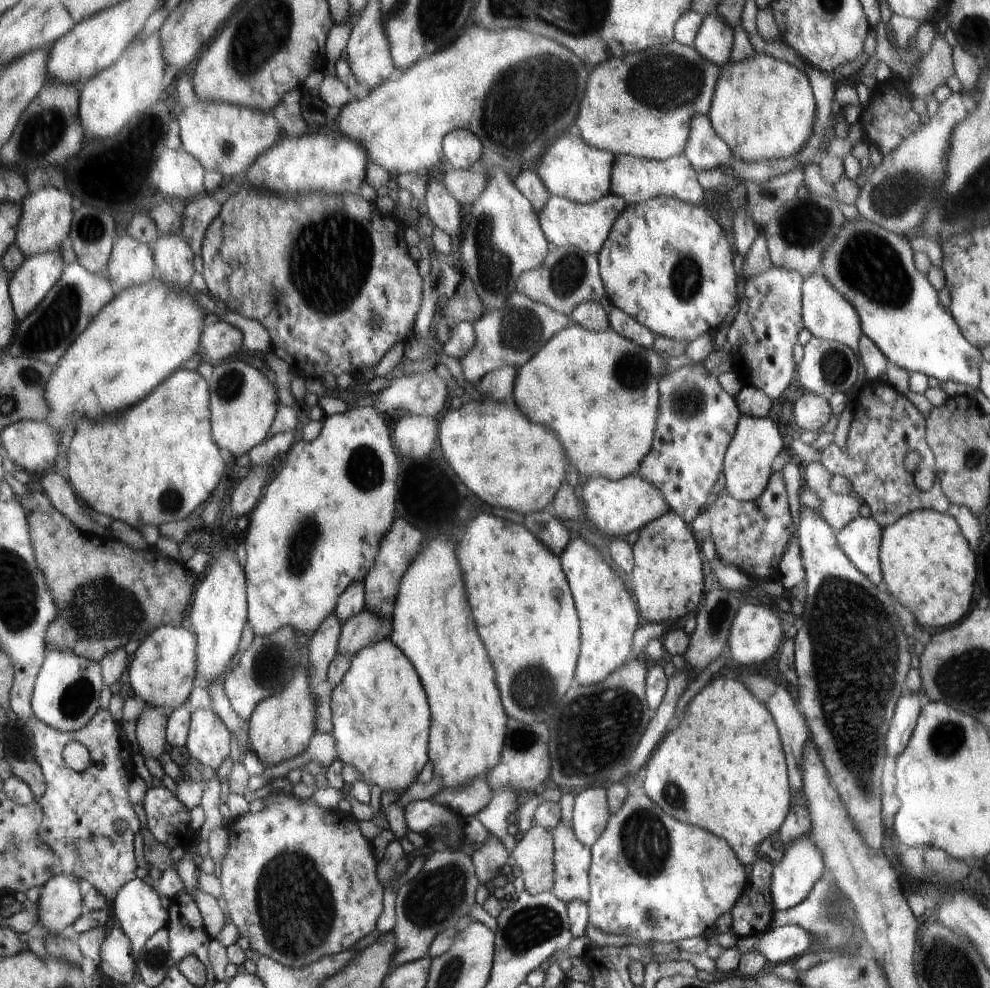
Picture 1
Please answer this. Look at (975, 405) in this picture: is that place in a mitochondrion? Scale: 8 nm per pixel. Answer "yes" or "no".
no

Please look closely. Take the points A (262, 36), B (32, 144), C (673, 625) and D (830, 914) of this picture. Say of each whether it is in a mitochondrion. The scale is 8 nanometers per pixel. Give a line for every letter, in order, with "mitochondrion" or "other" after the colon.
A: mitochondrion
B: mitochondrion
C: other
D: mitochondrion

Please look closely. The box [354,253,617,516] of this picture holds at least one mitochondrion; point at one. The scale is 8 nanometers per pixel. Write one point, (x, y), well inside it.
(520, 330)

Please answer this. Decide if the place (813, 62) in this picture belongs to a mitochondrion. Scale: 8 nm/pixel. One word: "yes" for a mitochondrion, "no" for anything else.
no

